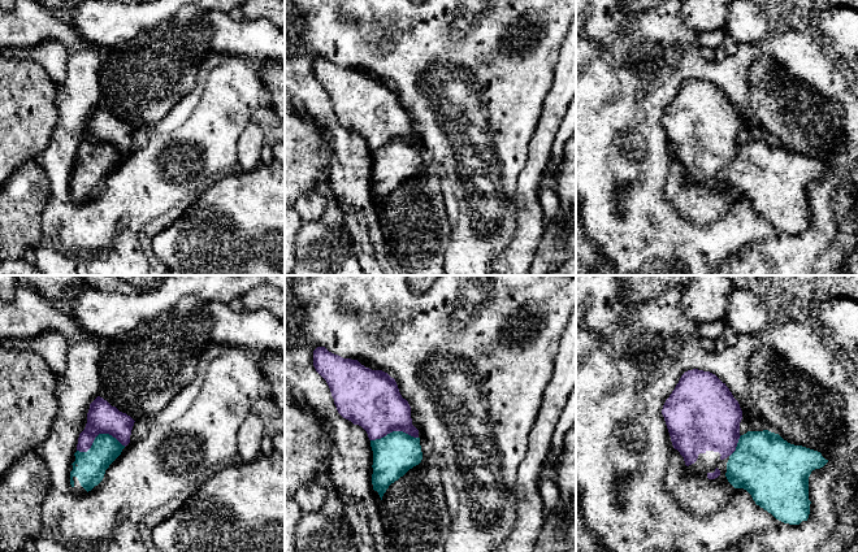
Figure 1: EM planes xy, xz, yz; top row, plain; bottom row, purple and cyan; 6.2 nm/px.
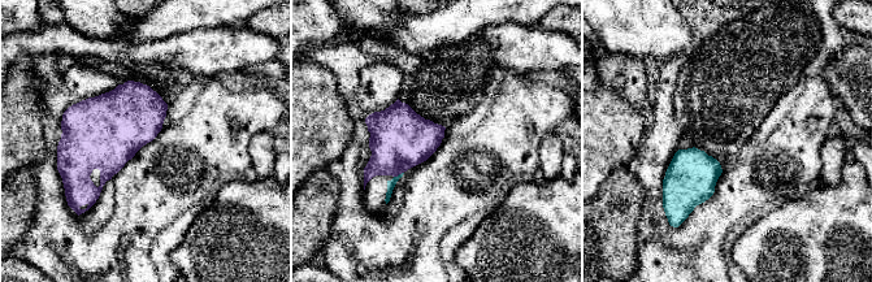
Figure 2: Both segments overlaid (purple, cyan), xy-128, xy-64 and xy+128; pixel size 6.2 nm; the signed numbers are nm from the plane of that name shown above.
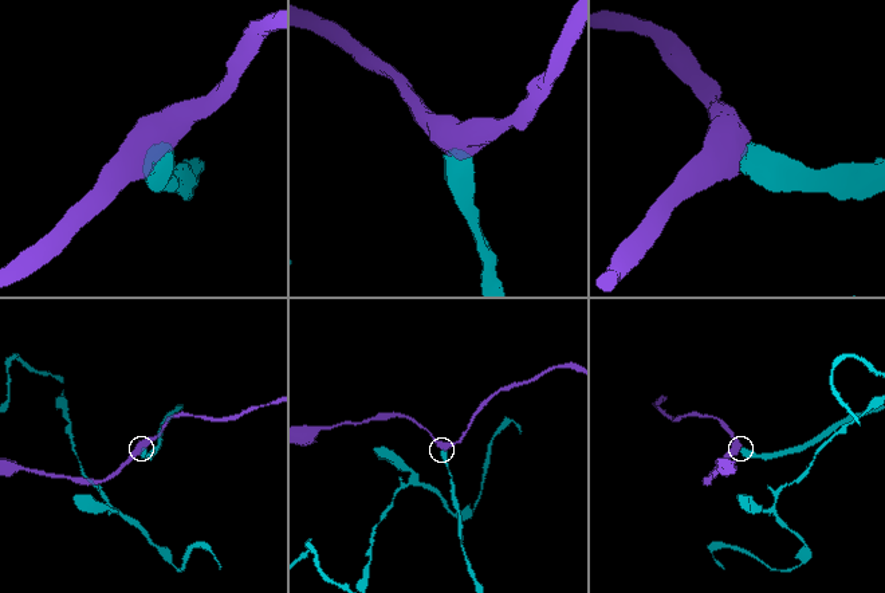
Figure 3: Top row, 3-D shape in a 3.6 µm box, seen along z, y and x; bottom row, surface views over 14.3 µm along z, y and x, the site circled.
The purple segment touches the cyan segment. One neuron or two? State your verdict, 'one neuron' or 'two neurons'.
one neuron

